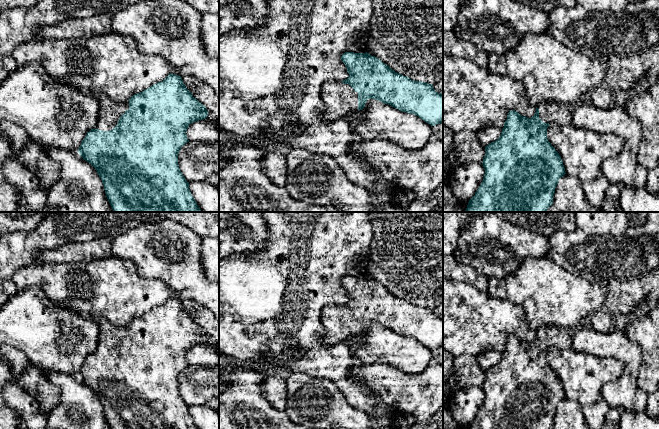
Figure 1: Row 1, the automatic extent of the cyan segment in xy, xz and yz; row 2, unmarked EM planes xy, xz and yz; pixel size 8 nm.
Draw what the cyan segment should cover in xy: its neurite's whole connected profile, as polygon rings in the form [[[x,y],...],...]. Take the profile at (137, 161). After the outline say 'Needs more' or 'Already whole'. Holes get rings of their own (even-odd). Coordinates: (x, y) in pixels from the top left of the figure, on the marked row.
[[[170,73],[163,81],[158,82],[144,91],[134,94],[126,103],[116,103],[107,95],[93,93],[99,100],[100,113],[96,126],[87,132],[78,149],[80,156],[90,163],[97,171],[102,180],[106,197],[114,212],[202,212],[198,207],[189,189],[189,182],[186,181],[178,165],[178,153],[182,146],[189,142],[186,131],[188,126],[196,121],[204,120],[208,116],[206,107],[193,97],[192,93],[183,83],[182,77]]]. Needs more

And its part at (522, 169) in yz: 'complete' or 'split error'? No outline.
split error

